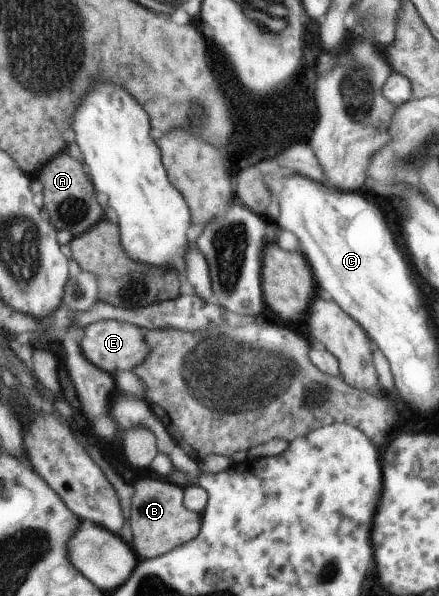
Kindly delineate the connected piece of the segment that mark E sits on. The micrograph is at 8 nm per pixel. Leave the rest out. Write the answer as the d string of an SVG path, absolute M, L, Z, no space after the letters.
M98 321L82 328L79 347L84 358L96 368L111 374L117 371L124 372L132 370L148 356L149 346L143 334L143 329L124 321Z

